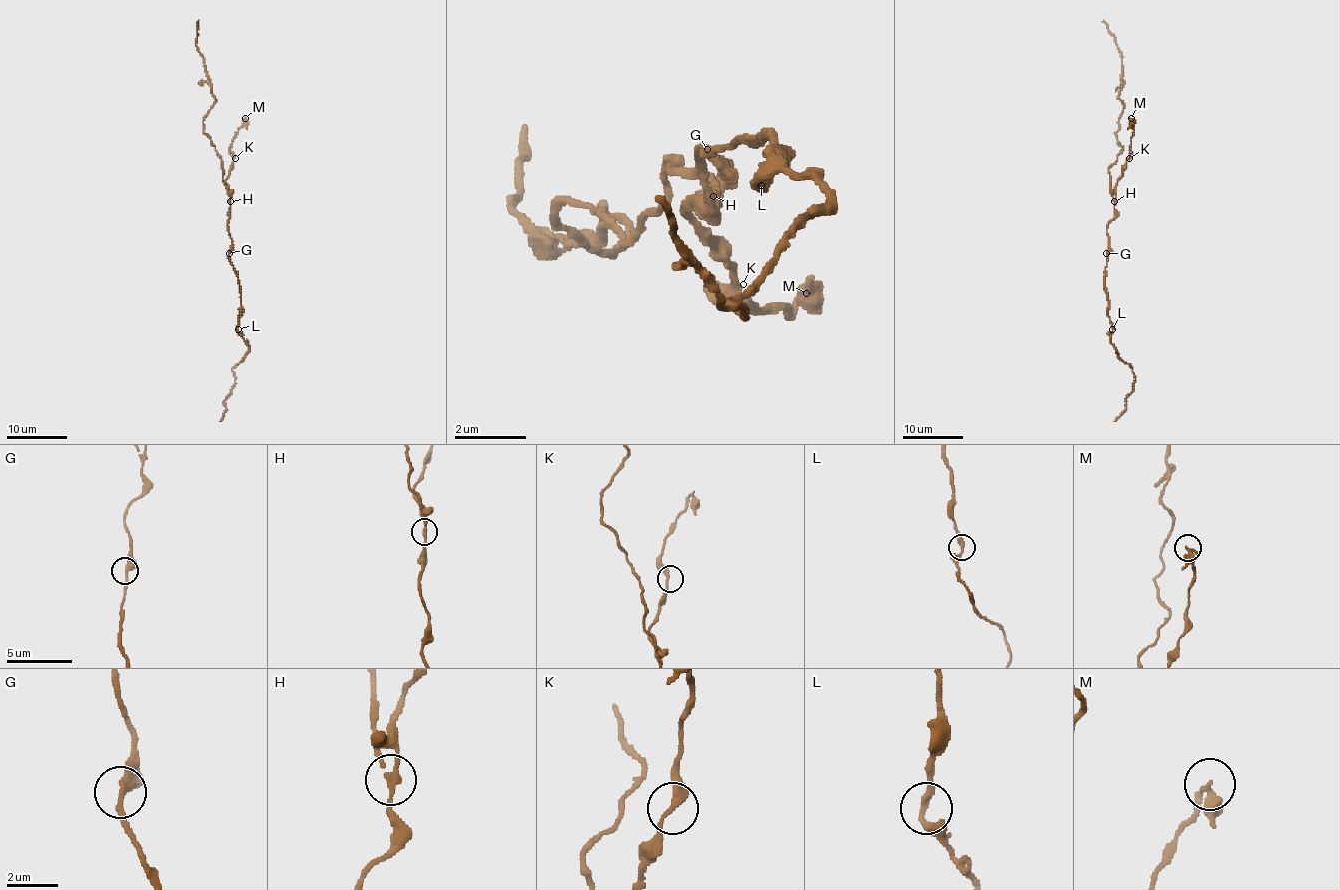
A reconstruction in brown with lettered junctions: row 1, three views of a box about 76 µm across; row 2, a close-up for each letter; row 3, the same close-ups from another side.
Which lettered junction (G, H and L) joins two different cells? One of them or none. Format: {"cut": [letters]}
{"cut": ["H"]}

